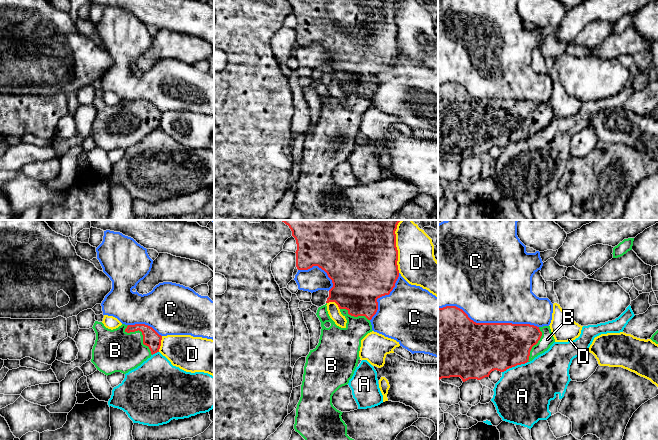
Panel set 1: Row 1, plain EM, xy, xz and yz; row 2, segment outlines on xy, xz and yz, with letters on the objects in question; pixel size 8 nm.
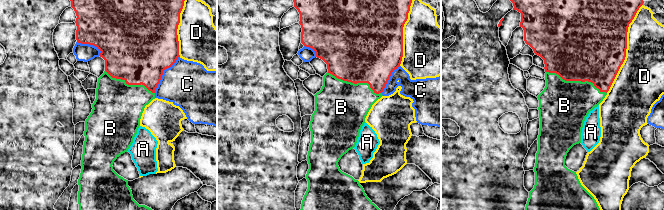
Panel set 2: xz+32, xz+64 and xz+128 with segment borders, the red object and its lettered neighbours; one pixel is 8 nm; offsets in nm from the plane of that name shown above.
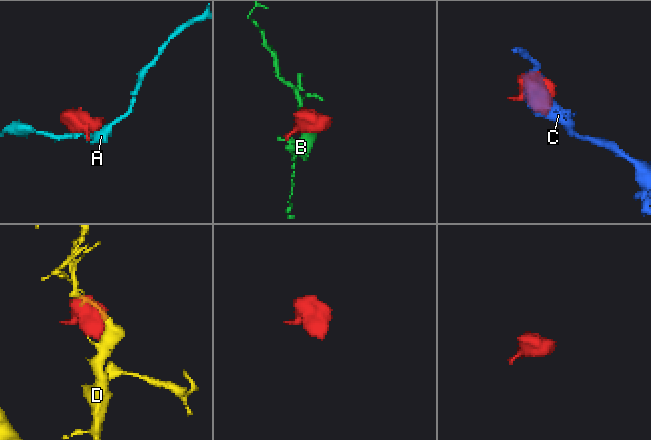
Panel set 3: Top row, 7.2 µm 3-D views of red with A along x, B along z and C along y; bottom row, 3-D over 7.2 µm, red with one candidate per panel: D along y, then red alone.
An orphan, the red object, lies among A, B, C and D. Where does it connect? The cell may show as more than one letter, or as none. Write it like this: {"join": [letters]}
{"join": ["B"]}

